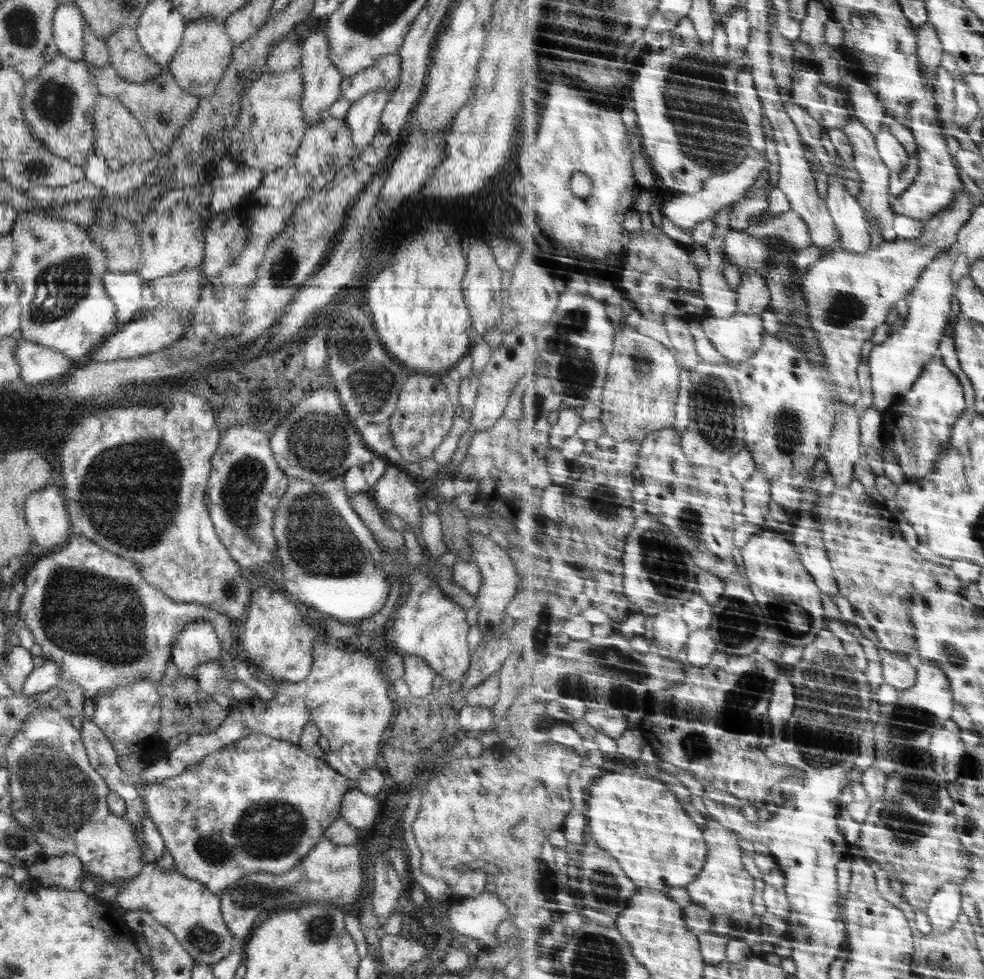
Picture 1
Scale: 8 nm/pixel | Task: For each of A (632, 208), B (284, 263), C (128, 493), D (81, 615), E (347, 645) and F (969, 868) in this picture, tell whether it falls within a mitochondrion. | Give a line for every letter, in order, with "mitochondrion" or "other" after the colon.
A: other
B: mitochondrion
C: mitochondrion
D: mitochondrion
E: other
F: other

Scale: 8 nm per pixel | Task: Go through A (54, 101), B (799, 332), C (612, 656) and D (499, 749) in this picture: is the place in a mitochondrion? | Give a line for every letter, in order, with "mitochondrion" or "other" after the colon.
A: mitochondrion
B: mitochondrion
C: mitochondrion
D: other

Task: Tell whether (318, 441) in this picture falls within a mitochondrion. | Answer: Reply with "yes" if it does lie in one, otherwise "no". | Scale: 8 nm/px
yes

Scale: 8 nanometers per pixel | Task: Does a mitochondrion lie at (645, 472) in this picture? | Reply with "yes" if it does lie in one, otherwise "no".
no

